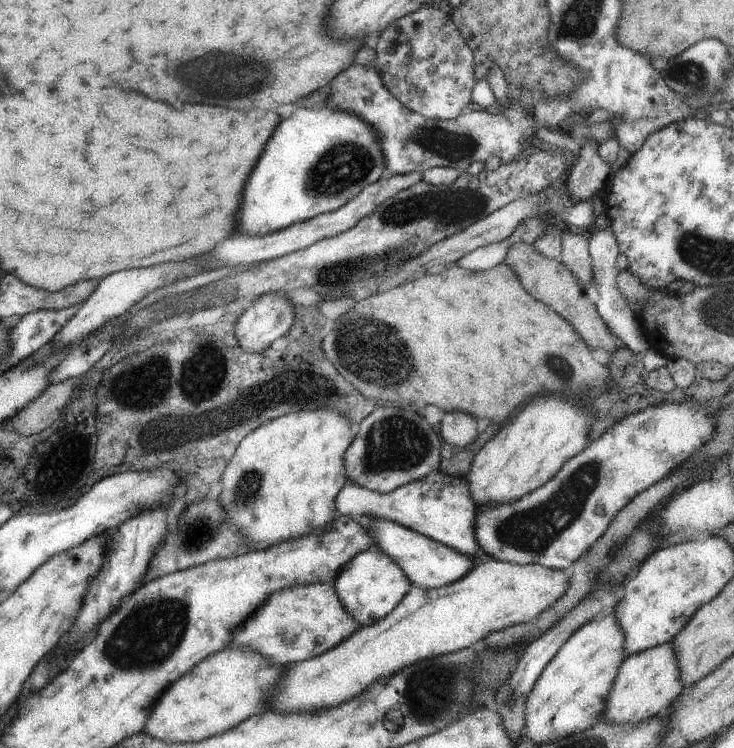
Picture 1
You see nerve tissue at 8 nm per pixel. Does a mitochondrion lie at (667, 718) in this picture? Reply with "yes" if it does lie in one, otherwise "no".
no

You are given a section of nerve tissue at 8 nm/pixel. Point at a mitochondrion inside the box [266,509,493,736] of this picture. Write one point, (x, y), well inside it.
(441, 684)

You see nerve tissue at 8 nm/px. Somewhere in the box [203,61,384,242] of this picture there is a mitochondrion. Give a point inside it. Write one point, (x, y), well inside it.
(339, 168)

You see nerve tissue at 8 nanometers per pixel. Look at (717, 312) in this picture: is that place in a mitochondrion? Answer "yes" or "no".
yes

